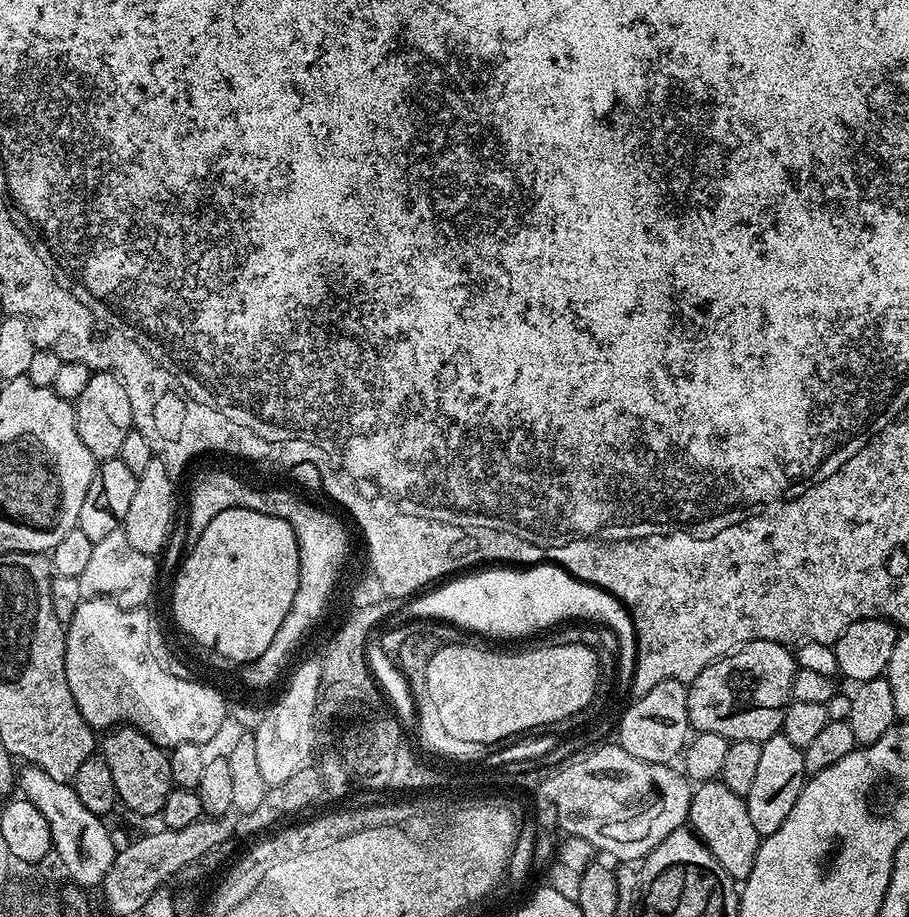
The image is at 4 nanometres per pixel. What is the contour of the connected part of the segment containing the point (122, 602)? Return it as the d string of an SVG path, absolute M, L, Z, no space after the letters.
M121 530L114 534L106 534L106 538L95 541L94 550L90 554L90 563L86 565L86 570L82 570L80 575L80 585L85 598L107 598L113 600L118 606L123 608L142 608L149 602L152 591L156 588L156 568L158 569L157 557L142 554L142 550L130 546L130 538Z

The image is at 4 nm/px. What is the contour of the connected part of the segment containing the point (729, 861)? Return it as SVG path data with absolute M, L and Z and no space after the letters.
M719 779L703 781L693 791L687 823L690 825L691 831L695 832L701 842L710 850L710 854L714 854L718 866L722 866L722 870L726 870L729 878L737 882L747 880L750 870L754 870L754 858L760 849L762 837L758 834L758 830L754 830L745 797L734 794L734 790L730 790L725 784L720 783Z

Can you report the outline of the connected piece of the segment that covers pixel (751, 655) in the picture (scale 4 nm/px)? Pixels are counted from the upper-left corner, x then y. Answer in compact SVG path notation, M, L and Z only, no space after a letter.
M755 640L720 657L706 666L688 685L688 723L696 732L722 734L728 741L765 741L777 735L784 726L784 709L792 697L792 683L798 671L795 655L785 645L769 640Z

